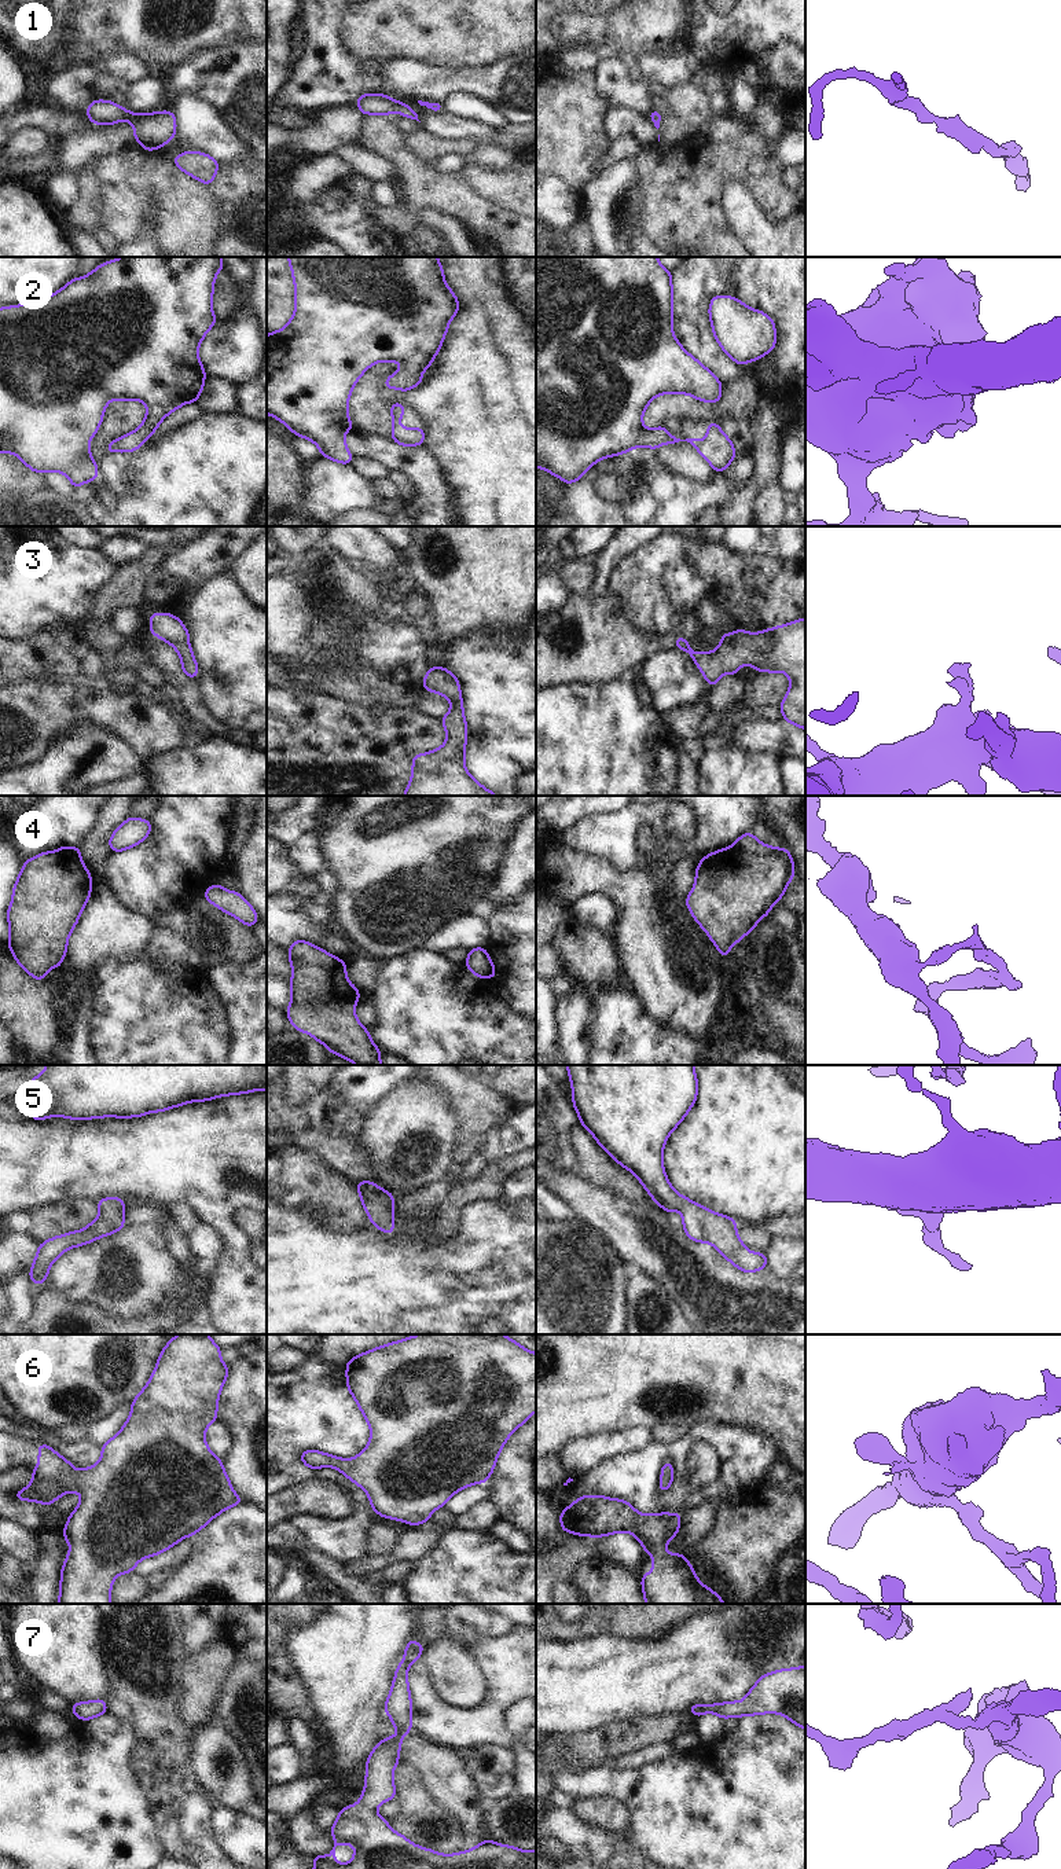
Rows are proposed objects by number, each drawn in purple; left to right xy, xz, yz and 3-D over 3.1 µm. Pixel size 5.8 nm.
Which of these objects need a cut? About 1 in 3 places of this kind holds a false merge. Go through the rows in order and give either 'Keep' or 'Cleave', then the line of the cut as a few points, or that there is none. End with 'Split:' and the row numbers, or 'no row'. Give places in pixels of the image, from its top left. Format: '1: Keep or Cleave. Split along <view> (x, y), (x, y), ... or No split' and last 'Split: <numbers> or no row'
1: Keep. No split
2: Keep. No split
3: Keep. No split
4: Cleave. Split along yz (774, 848), (764, 855), (737, 854), (715, 882), (701, 860)
5: Keep. No split
6: Keep. No split
7: Keep. No split
Split: 4

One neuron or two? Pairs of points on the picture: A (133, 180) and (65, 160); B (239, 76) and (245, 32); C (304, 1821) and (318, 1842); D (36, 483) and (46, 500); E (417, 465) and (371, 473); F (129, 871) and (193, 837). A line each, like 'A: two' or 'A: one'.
A: two
B: two
C: one
D: two
E: two
F: one

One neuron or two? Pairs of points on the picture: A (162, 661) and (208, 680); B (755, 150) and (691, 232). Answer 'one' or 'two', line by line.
A: two
B: one

